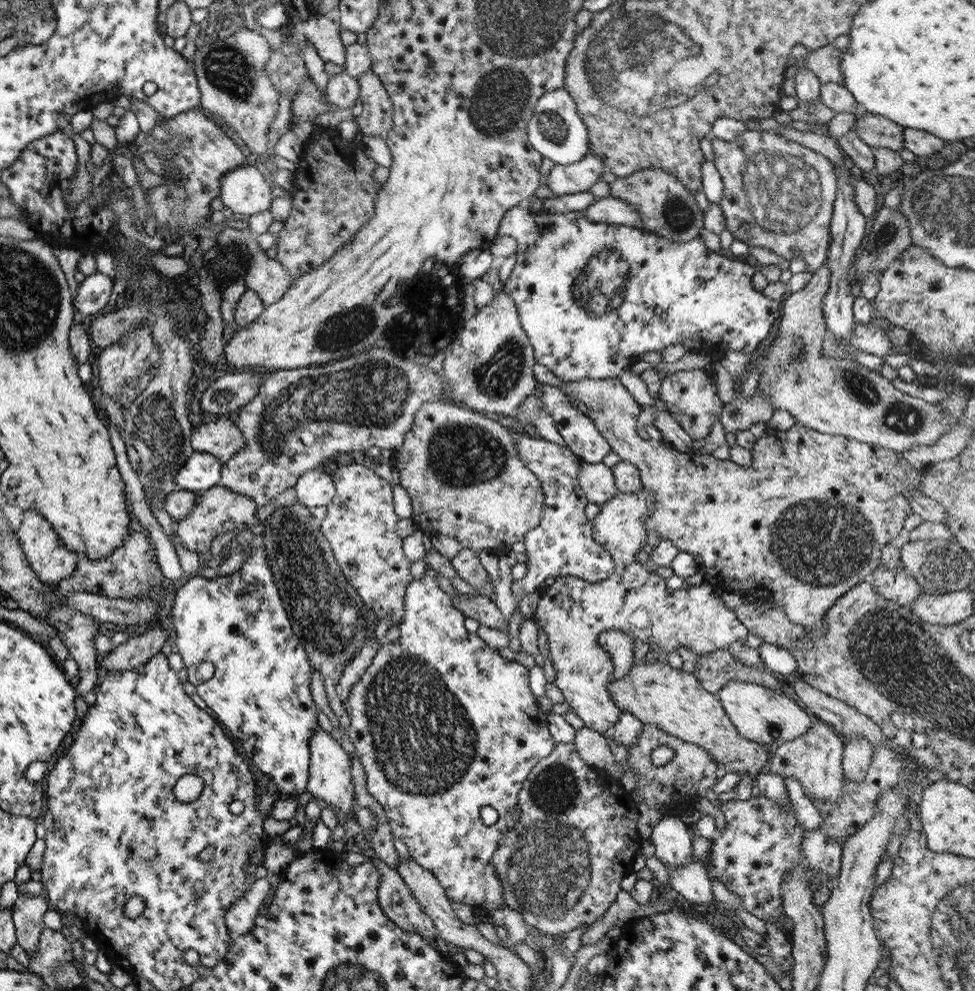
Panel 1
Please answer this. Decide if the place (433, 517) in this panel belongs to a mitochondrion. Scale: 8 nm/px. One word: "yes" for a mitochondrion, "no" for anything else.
no

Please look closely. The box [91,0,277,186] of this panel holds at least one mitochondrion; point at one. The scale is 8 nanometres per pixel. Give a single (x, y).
(228, 69)

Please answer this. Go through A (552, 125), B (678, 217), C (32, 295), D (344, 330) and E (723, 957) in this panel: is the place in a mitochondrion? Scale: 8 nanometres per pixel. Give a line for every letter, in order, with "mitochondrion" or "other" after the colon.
A: mitochondrion
B: mitochondrion
C: mitochondrion
D: mitochondrion
E: other

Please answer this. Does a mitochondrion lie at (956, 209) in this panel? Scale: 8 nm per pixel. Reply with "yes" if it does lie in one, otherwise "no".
yes

